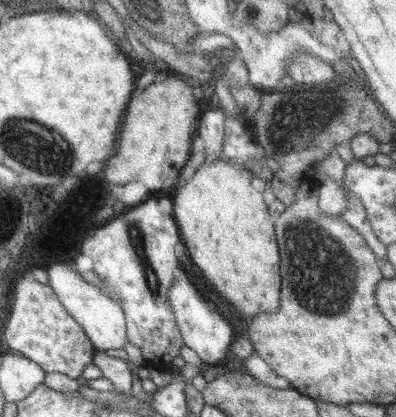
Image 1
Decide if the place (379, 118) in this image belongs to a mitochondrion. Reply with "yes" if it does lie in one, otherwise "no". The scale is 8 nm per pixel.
no

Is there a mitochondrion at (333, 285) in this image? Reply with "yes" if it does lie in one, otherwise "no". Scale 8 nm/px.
yes

